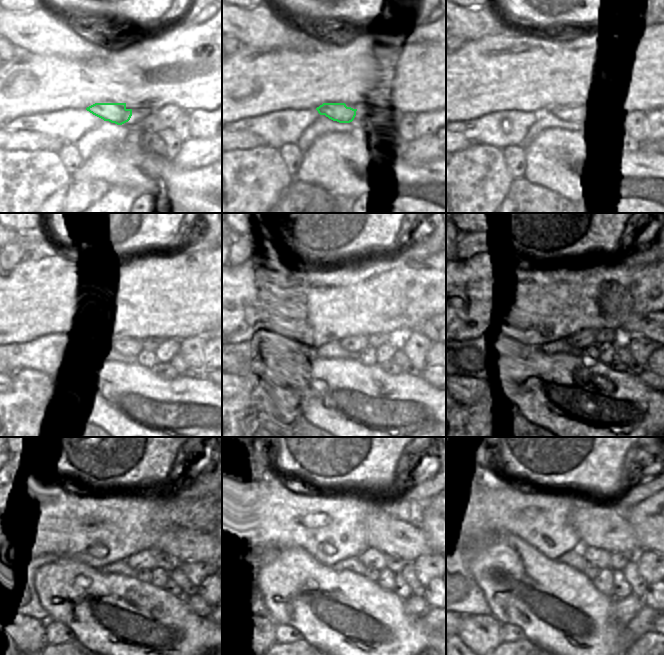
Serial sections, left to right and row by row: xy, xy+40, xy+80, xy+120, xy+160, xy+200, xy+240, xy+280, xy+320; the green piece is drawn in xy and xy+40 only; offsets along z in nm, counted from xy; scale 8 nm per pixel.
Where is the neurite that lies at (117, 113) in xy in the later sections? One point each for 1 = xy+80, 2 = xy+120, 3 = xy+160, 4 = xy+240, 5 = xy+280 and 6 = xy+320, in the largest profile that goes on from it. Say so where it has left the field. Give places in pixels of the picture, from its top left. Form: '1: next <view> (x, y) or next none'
1: next xy+80 (565, 113)
2: next xy+120 (130, 346)
3: next xy+160 (356, 344)
4: next xy+240 (146, 559)
5: next xy+280 (370, 557)
6: next xy+320 (599, 558)

